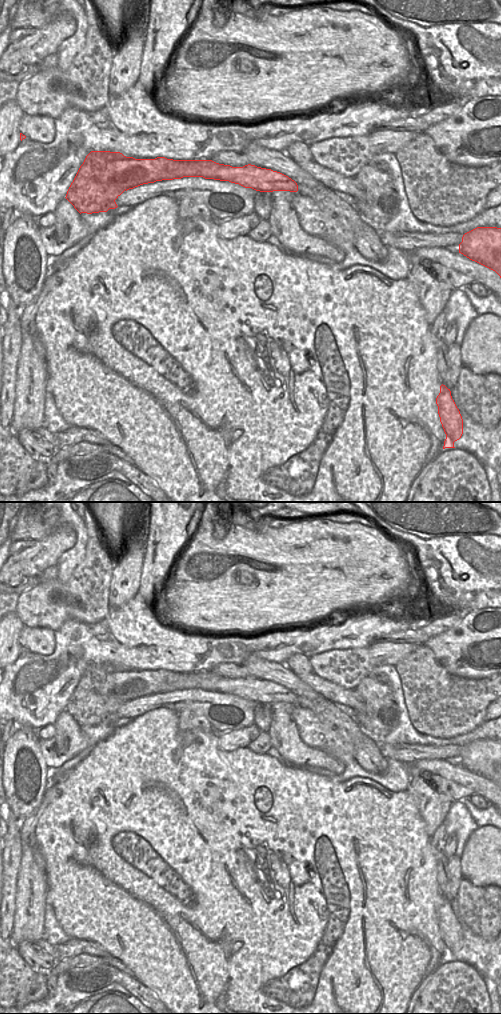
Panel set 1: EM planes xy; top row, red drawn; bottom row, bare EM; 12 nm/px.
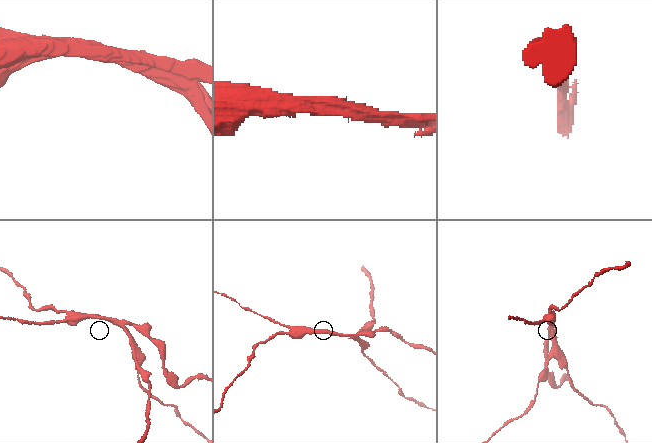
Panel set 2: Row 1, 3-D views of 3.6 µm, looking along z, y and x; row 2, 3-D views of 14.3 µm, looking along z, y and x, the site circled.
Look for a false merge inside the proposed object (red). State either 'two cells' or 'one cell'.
two cells

